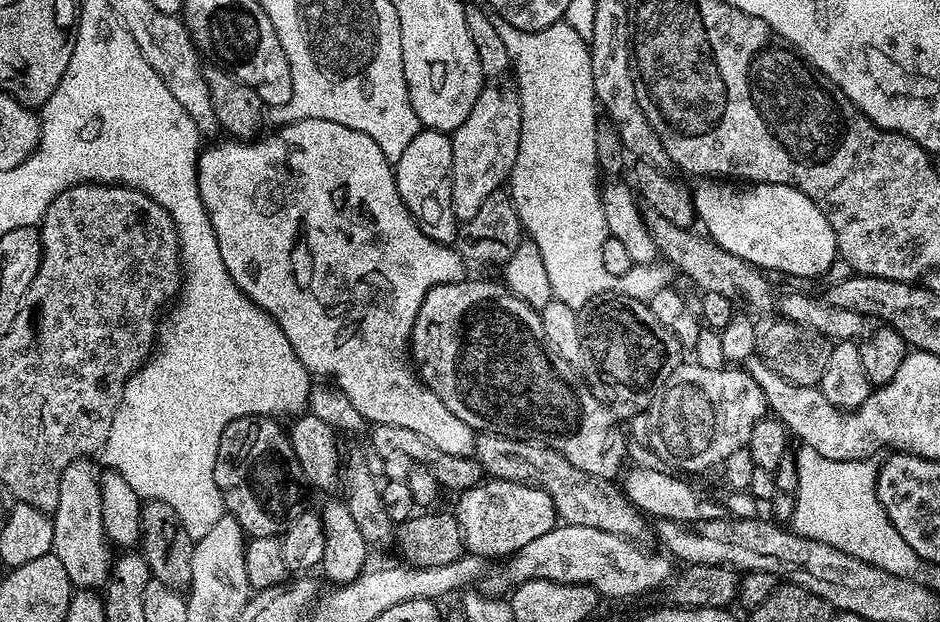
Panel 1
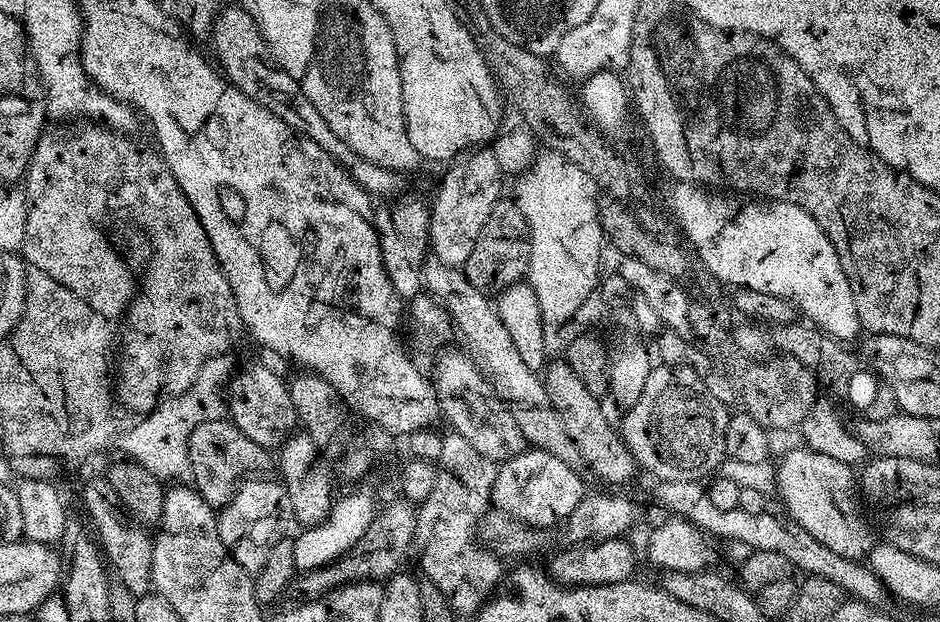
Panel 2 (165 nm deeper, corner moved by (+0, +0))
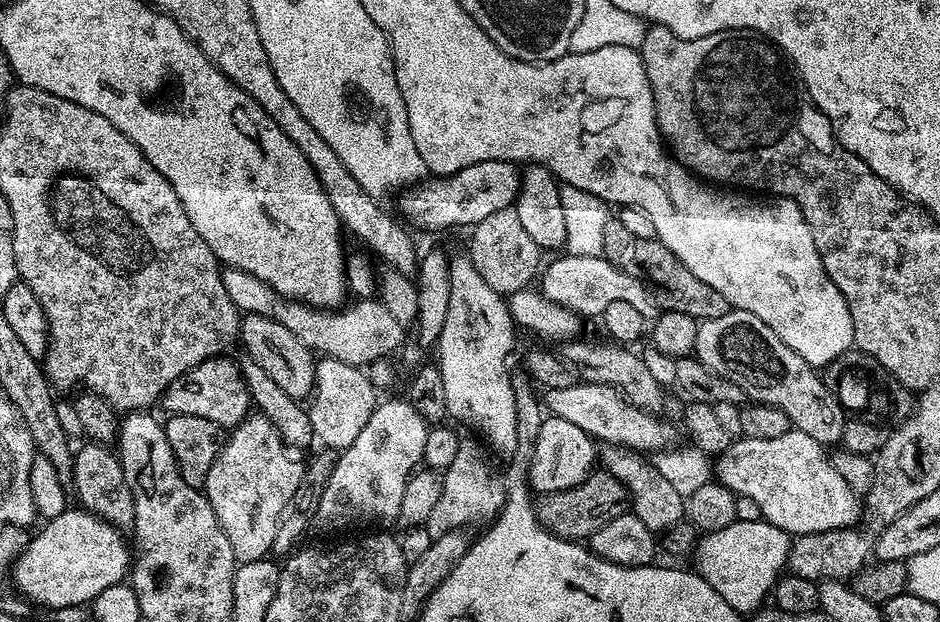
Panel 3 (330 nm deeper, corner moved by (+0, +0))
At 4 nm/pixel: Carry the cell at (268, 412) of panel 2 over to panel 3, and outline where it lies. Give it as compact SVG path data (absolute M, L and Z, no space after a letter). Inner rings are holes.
M227 355L211 356L206 362L186 370L165 390L162 397L165 413L181 416L194 414L194 418L210 418L221 429L231 430L241 424L253 407L252 396L235 359L227 360Z

